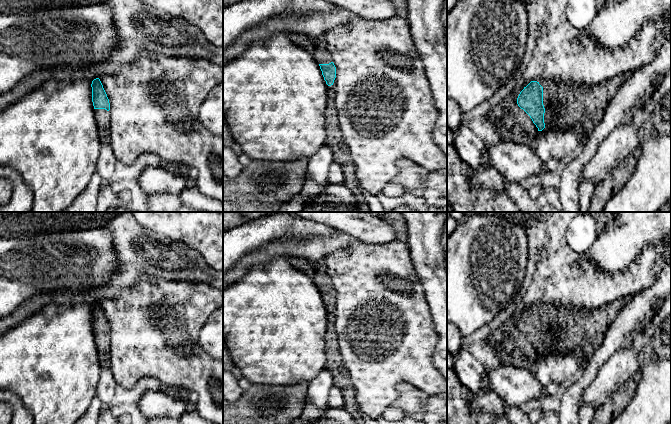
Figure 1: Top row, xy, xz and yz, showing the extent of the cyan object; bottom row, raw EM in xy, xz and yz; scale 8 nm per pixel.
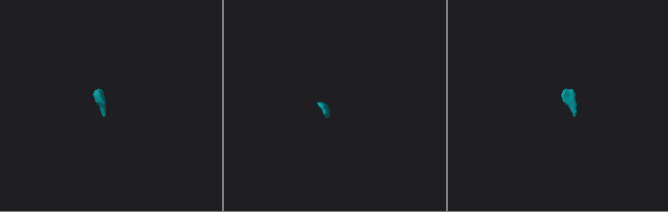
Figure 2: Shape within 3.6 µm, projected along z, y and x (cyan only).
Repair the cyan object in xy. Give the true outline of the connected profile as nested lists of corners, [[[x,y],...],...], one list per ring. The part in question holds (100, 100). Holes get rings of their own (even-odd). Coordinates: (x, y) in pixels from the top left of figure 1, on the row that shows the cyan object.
[[[99,78],[92,81],[92,102],[95,109],[95,119],[98,127],[99,139],[102,144],[109,144],[110,131],[110,103]]]

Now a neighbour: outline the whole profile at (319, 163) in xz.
[[[323,145],[308,158],[306,174],[322,188],[328,184],[329,169],[334,162],[333,152],[330,147]]]

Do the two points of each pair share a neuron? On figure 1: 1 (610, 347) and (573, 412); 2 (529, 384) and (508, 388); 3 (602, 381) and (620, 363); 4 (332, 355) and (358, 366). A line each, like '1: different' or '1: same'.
1: same
2: same
3: same
4: different

